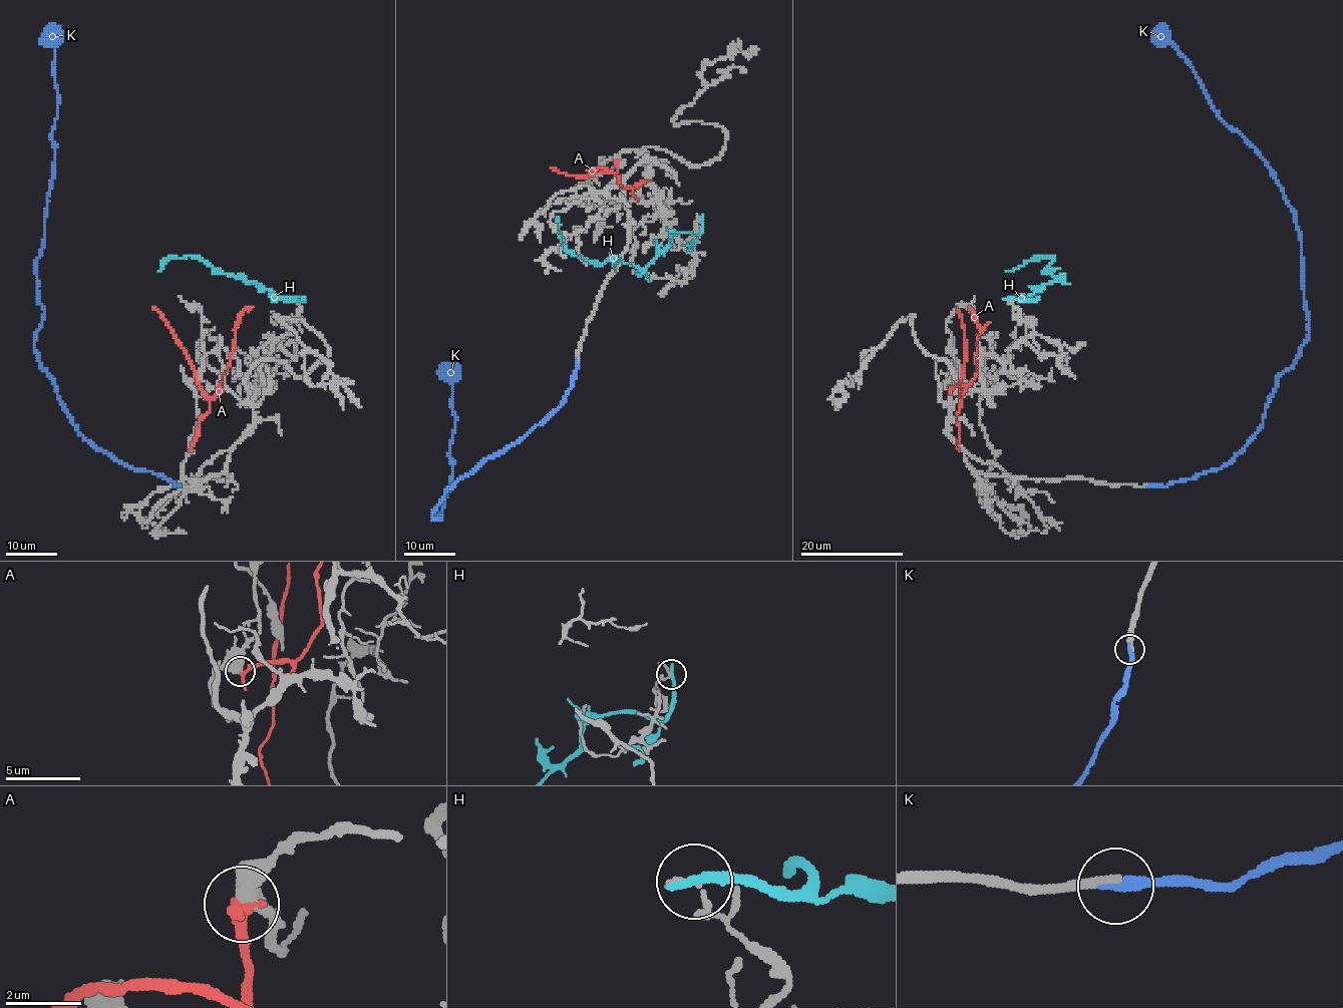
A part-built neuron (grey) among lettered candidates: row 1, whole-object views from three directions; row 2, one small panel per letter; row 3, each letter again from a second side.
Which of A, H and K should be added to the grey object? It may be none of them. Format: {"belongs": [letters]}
{"belongs": ["K"]}

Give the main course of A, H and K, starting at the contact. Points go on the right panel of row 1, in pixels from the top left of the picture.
A: (949, 388), (965, 385), (966, 388), (961, 397), (965, 335), (956, 306)
H: (1007, 298), (1021, 299), (1021, 296), (1028, 297), (1057, 279), (1048, 271), (1049, 256), (1005, 271)
K: (1150, 485), (1217, 470), (1242, 450), (1308, 324), (1302, 244), (1275, 174), (1220, 116), (1192, 64), (1152, 32)

